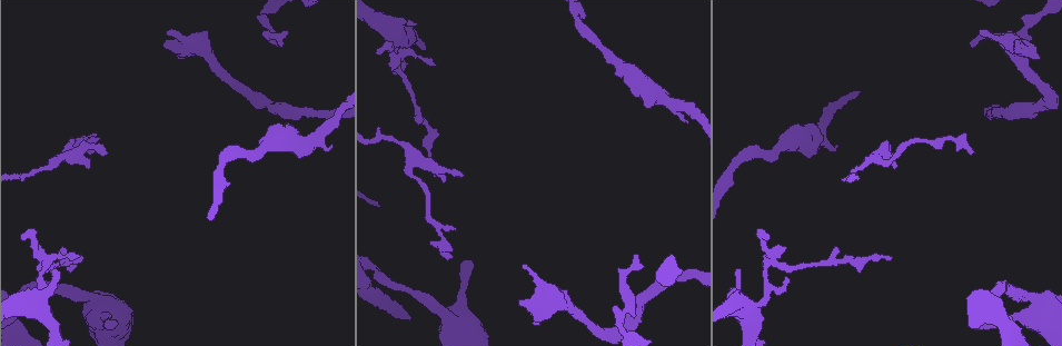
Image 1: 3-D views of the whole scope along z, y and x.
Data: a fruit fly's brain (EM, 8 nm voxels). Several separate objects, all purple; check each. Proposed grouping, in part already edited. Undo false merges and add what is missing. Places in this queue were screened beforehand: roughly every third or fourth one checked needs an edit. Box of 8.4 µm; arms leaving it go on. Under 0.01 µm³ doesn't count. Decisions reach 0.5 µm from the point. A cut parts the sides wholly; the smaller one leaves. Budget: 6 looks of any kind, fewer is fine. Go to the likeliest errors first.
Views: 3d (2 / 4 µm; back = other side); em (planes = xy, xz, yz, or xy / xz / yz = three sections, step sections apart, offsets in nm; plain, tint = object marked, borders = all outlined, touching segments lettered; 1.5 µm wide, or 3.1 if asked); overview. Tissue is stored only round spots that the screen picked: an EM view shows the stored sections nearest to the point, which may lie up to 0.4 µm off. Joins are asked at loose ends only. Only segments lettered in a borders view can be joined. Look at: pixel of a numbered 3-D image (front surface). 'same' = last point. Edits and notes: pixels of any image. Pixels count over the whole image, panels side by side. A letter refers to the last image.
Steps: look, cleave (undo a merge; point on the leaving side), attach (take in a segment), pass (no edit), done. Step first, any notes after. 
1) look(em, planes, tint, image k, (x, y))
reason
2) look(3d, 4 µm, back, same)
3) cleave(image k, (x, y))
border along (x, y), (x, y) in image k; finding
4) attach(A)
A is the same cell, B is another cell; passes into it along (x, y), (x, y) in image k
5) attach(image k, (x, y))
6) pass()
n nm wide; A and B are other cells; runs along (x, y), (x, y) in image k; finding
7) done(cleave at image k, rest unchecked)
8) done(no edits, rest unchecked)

look(3d, 2 µm, image 1, (634, 254))
end of a long branch

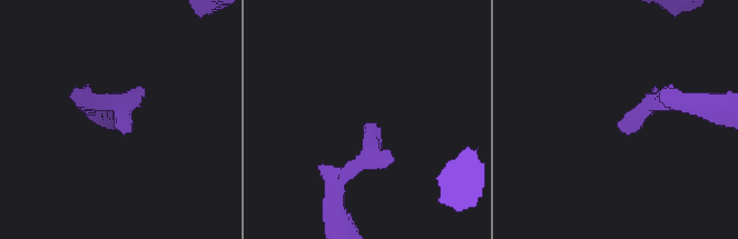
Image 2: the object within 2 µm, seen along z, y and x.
look(em, planes, borders, image 2, (121, 124))

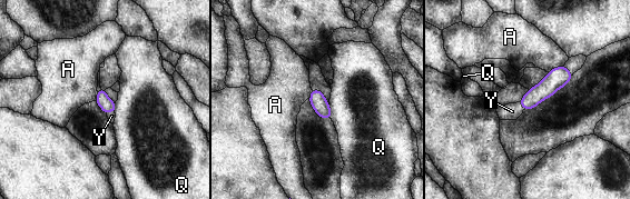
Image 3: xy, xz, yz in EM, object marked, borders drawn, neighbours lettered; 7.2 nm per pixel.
attach(Y)
Y is the same cell, A and Q are other cells; passes into it along (549, 85), (521, 105), (512, 111) in image 3; it goes on there

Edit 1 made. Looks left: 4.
look(overview)

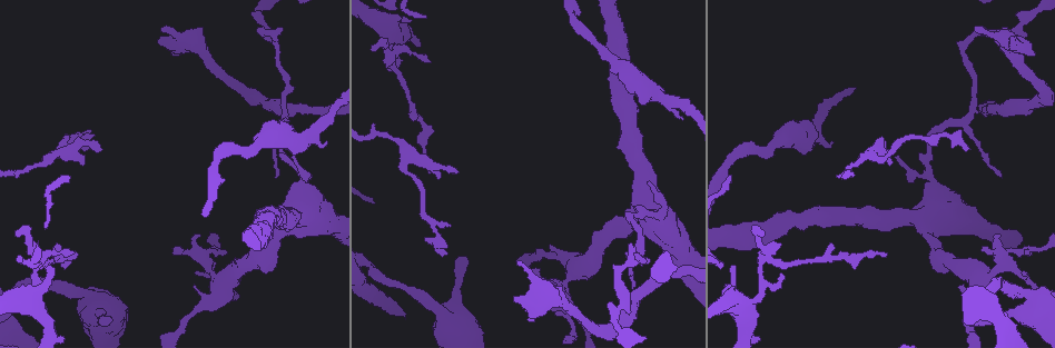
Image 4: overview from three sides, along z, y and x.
look(em, planes, borders, image 4, (446, 254))
tapers out

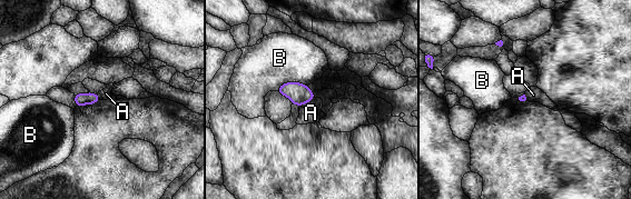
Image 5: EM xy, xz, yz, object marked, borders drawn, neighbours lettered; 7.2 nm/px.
pass()
A and B are other cells; border along (314, 97), (299, 107) in image 5; none of them fits

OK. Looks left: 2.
look(em, yz, step 4, borders, image 4, (428, 174))

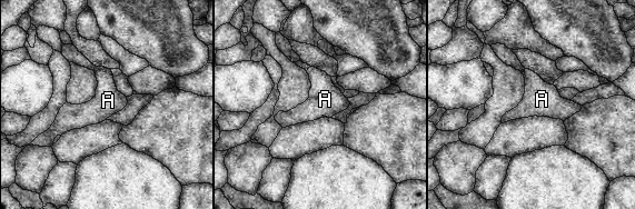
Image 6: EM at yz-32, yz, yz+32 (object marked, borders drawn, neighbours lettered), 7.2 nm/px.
look(em, planes, borders, same)

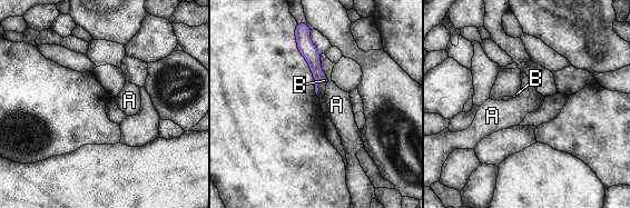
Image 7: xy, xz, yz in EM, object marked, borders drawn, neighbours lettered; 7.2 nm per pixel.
pass()
A and B are other cells; runs along (299, 37), (312, 55), (317, 78) in image 7; none of them fits

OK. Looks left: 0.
done(attach at image 3, rest unchecked)

